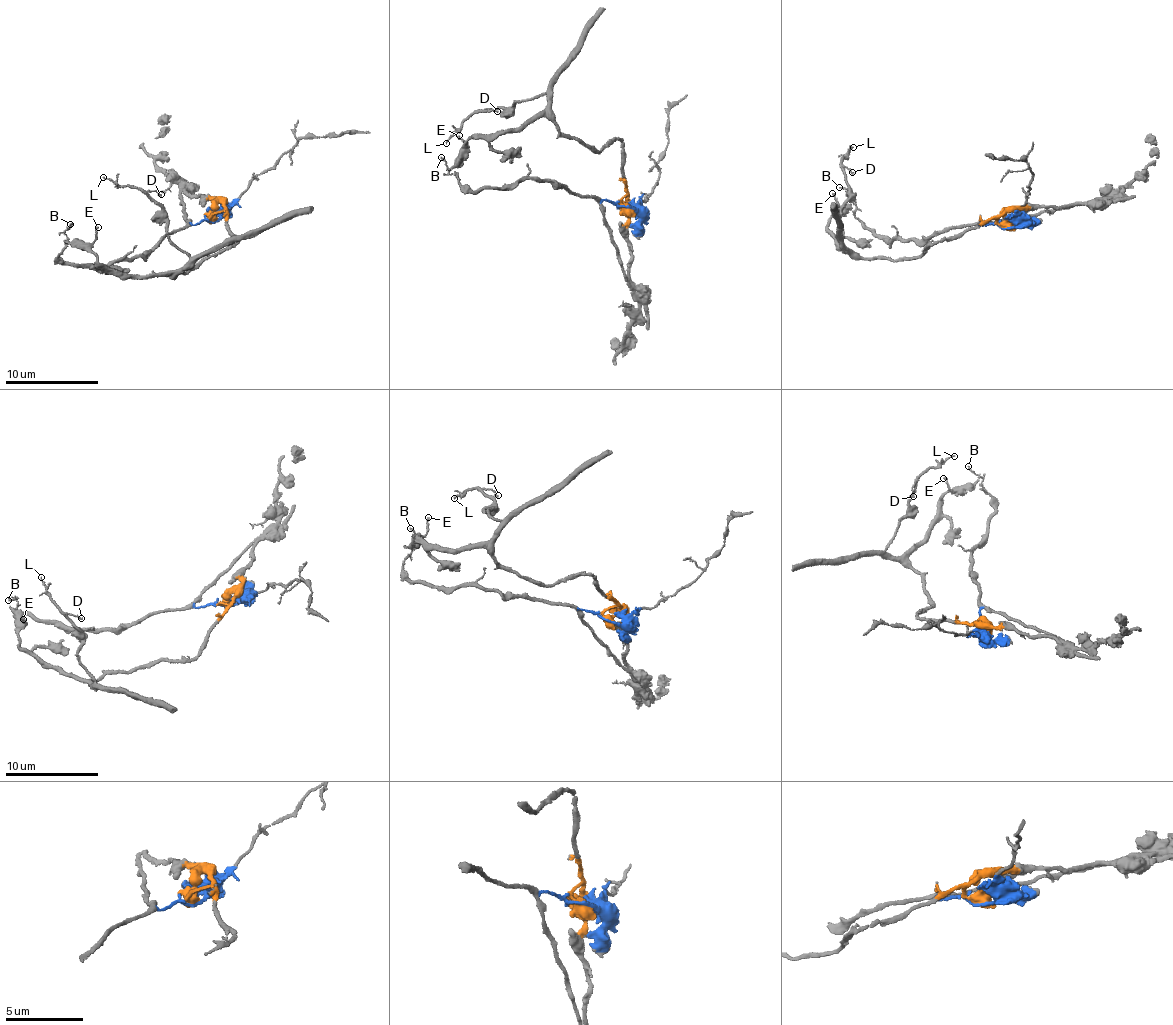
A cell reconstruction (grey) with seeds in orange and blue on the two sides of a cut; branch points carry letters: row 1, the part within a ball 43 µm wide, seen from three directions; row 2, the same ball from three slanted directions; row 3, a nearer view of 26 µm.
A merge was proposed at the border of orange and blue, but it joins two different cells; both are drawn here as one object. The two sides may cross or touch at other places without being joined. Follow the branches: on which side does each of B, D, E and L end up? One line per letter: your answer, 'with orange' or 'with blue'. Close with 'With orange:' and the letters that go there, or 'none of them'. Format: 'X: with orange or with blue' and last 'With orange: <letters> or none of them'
B: with blue
D: with orange
E: with orange
L: with orange
With orange: D, E, L

